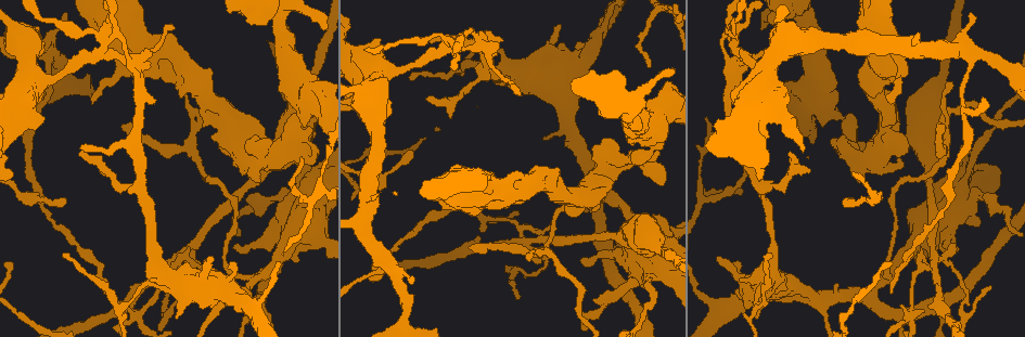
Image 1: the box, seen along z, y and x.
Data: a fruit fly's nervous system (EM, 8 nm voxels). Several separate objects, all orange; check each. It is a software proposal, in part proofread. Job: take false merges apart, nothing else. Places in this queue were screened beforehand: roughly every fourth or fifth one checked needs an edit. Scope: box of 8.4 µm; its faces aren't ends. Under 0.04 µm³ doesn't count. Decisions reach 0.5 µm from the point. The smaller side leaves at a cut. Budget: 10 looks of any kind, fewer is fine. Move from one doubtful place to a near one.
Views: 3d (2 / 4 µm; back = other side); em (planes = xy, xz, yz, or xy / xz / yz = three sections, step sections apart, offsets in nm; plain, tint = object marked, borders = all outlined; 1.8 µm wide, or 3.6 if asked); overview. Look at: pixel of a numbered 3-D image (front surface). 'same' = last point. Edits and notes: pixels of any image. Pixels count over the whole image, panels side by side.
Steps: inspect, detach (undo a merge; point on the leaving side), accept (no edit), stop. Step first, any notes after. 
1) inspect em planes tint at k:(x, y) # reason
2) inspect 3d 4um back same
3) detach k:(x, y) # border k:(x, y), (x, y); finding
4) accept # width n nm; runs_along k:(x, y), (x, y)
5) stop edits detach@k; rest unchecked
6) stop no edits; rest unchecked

inspect 3d 2um at 1:(200, 118) # sharp bend

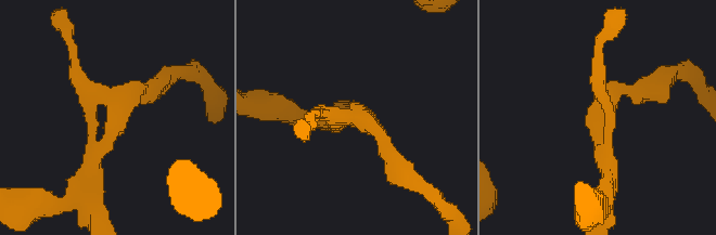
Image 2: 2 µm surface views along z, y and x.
inspect em xy step 8 tint at 2:(353, 117)

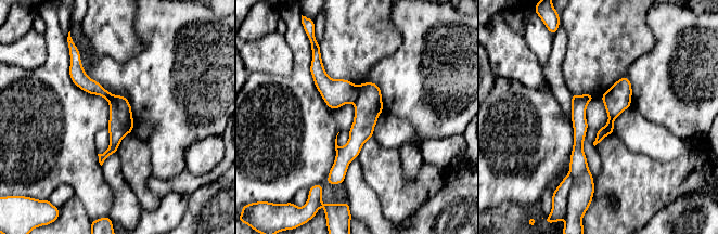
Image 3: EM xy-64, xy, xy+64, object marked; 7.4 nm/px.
inspect em planes tint same # another direction

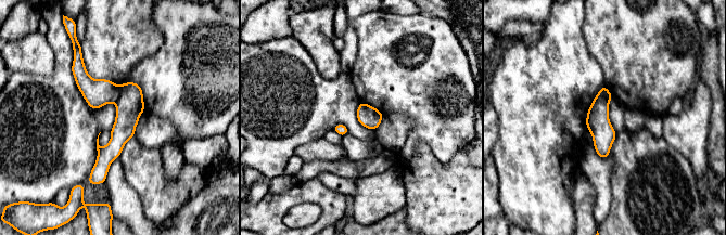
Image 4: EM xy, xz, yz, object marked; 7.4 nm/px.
detach 4:(129, 106) # a second cell is stuck on

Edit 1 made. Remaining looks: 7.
inspect overview # redraw

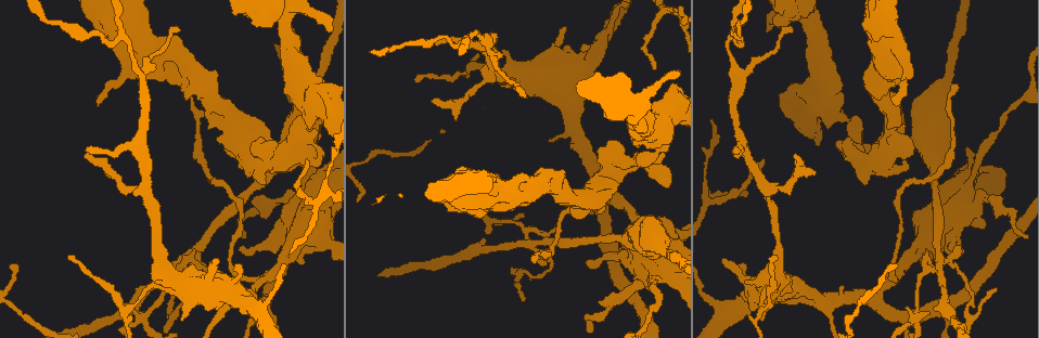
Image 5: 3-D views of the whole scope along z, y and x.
inspect 3d 4um at 5:(189, 73) # a fork

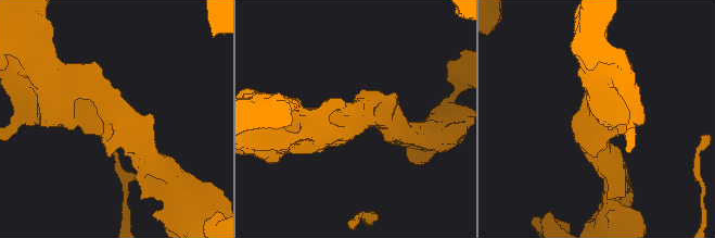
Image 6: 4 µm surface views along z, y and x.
inspect em planes plain at 6:(116, 115)

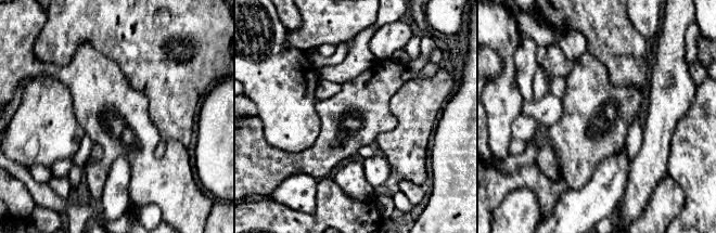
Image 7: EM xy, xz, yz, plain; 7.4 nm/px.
inspect em planes borders same

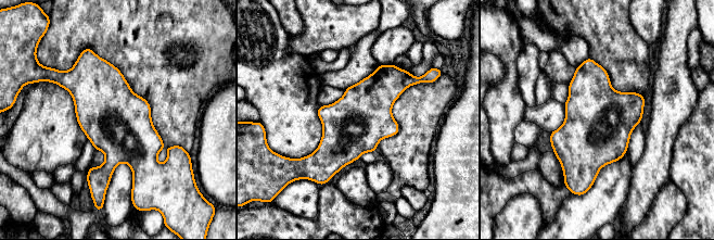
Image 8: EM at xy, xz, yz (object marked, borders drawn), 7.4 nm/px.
accept # width 440 nm; one cell here

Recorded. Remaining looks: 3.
inspect em planes tint at 5:(526, 243) # three arms meet

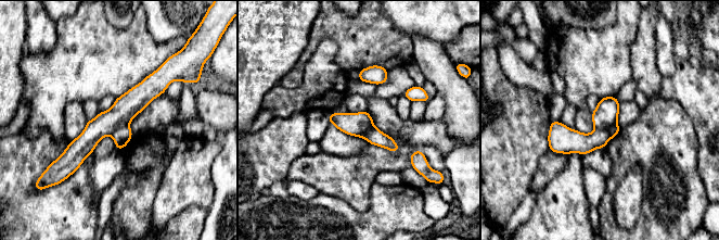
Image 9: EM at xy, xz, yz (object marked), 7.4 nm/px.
detach 9:(575, 141) # border 9:(616, 122), (606, 128), (594, 128); two cells meet here

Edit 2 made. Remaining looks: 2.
stop edits detach@4, detach@9; rest unchecked

